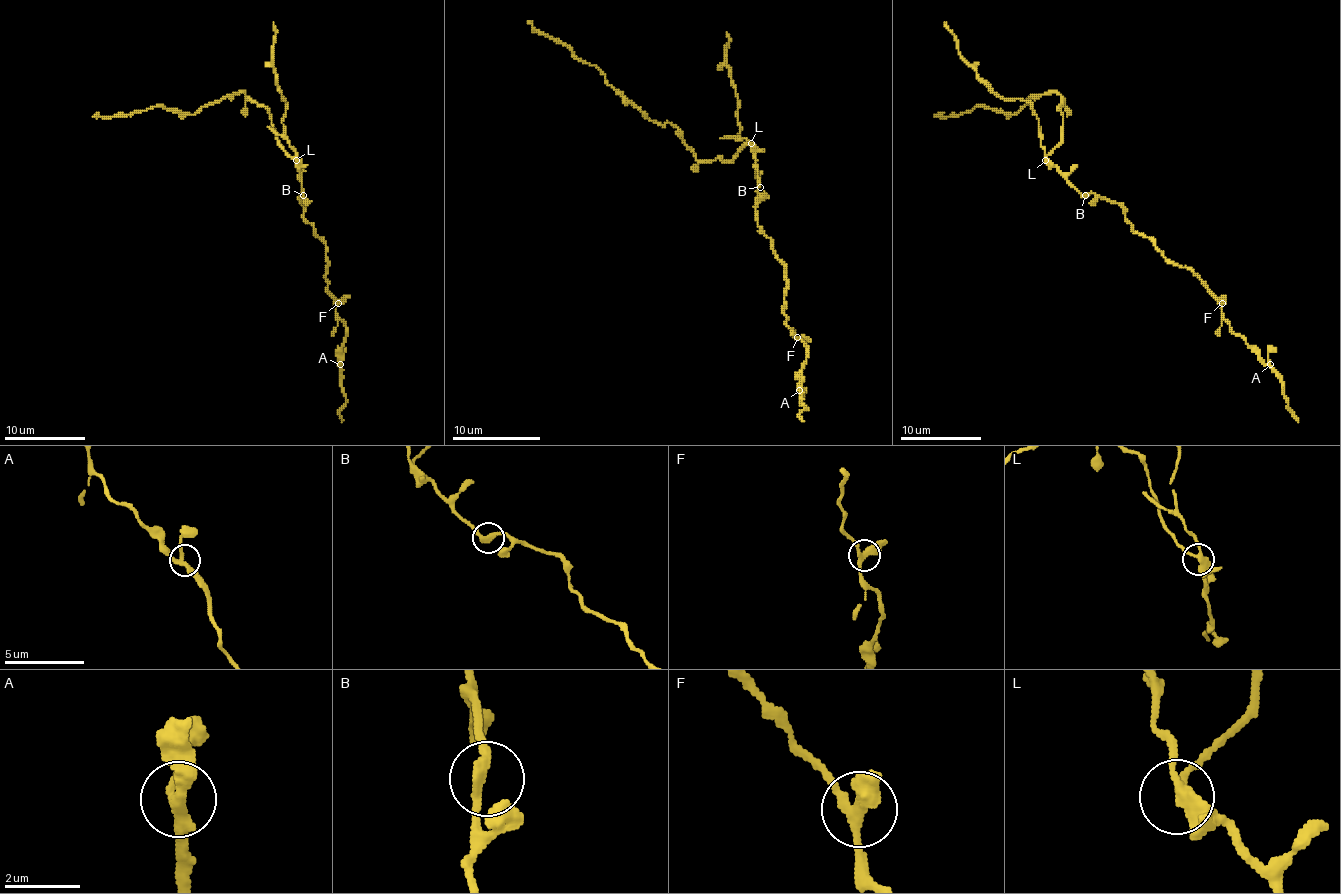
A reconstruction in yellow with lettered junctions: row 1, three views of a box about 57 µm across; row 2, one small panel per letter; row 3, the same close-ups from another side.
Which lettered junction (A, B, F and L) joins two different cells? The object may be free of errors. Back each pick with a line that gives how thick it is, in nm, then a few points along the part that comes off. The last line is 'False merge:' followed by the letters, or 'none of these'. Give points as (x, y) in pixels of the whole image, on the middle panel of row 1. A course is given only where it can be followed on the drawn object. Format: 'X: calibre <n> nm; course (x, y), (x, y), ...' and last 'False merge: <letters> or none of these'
L: calibre 280 nm; course (751, 142), (724, 162), (696, 158), (678, 129), (649, 120), (601, 70), (583, 63), (528, 21)
False merge: L

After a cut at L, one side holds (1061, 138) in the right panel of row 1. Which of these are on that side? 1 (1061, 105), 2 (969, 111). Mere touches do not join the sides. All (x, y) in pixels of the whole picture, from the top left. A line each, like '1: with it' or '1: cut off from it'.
1: with it
2: with it

